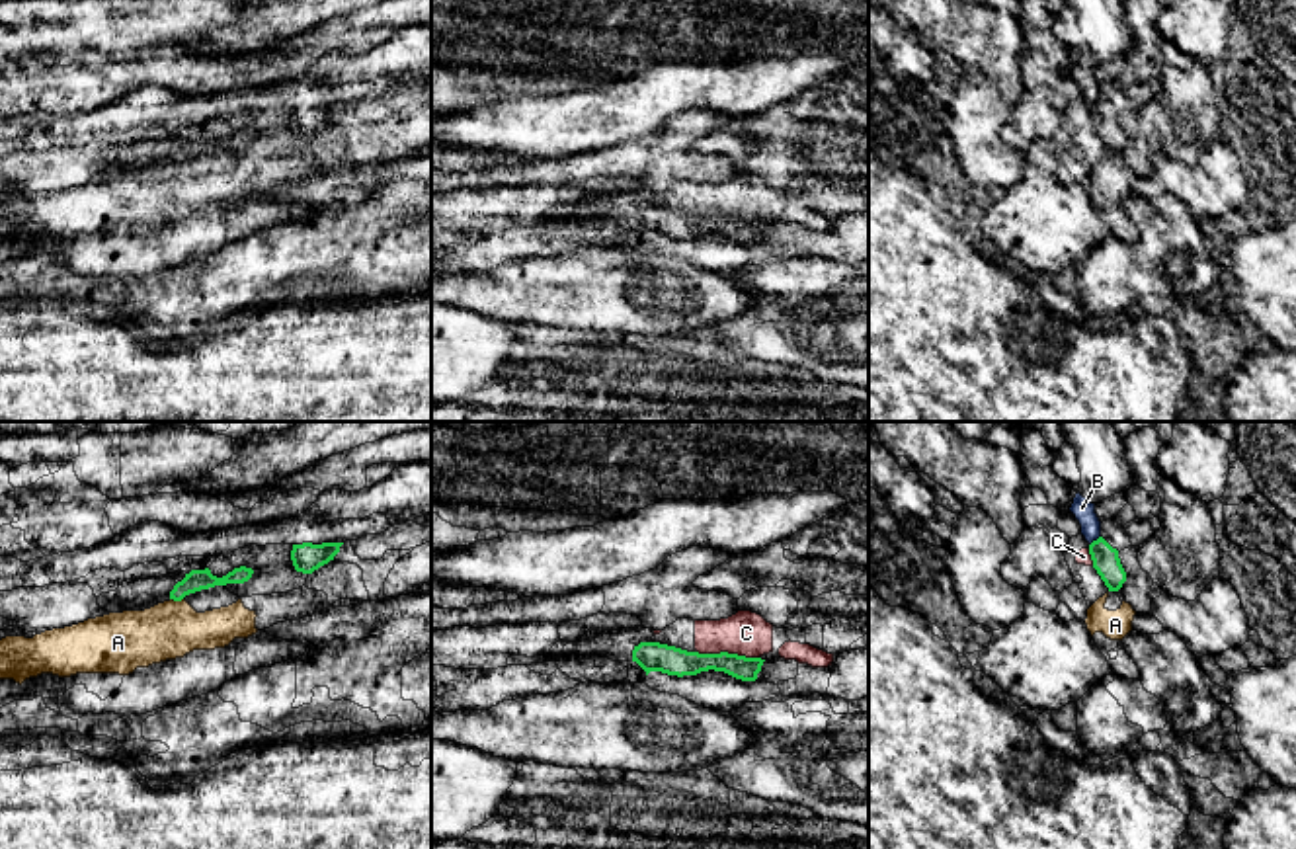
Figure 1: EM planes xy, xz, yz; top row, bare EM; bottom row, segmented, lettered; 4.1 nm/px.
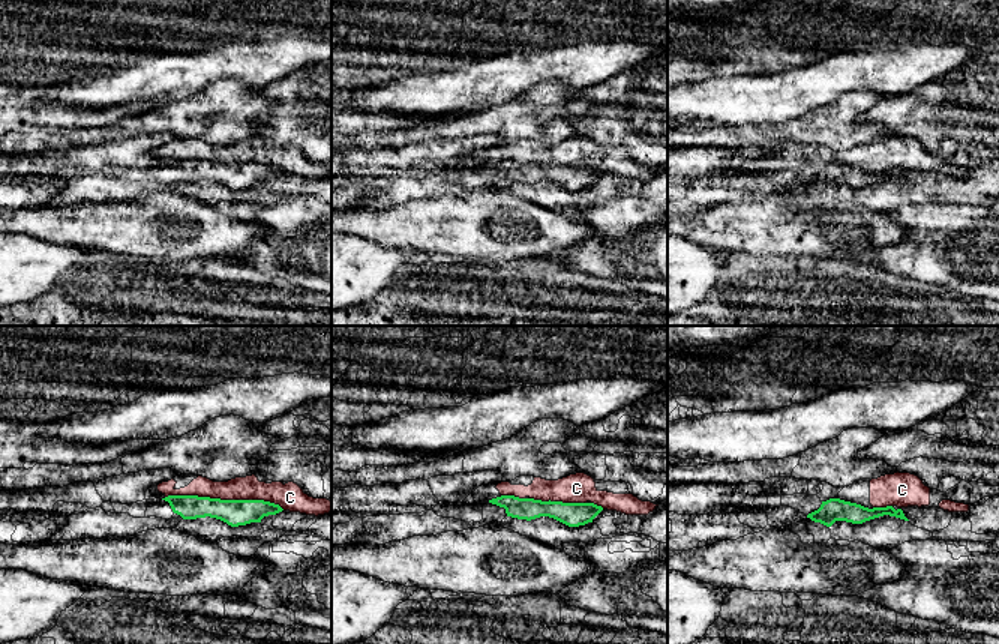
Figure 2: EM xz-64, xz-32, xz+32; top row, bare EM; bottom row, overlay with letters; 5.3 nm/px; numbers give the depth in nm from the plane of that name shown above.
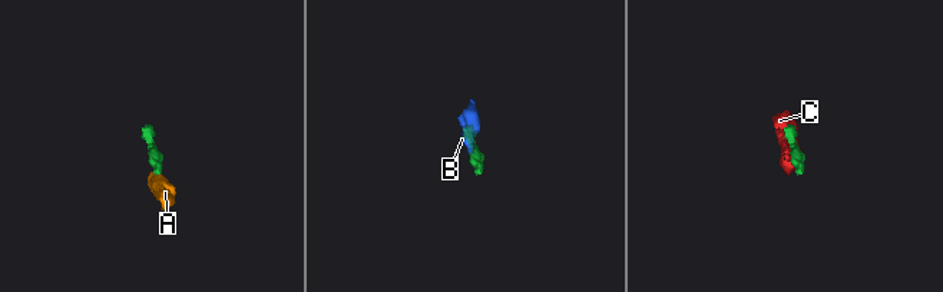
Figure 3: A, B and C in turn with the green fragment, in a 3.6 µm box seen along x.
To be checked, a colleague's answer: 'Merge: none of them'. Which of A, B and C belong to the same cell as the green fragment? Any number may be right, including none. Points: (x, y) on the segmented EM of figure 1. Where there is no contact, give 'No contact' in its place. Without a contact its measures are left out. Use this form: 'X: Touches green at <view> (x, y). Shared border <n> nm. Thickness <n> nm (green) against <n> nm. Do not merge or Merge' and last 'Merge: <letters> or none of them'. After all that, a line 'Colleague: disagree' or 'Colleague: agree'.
A: Touches green at xy (176, 600). Shared border 60 nm. Thickness 90 nm (green) against 240 nm. Do not merge
B: Touches green at yz (1093, 541). Shared border 60 nm. Thickness 110 nm (green) against 90 nm. Merge
C: Touches green at xz (727, 652). Shared border 260 nm. Thickness 120 nm (green) against 180 nm. Do not merge
Merge: B
Colleague: disagree

